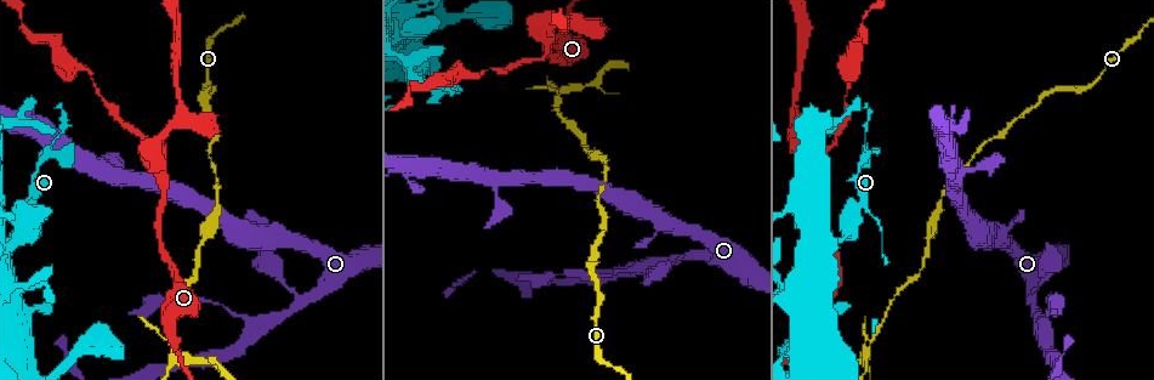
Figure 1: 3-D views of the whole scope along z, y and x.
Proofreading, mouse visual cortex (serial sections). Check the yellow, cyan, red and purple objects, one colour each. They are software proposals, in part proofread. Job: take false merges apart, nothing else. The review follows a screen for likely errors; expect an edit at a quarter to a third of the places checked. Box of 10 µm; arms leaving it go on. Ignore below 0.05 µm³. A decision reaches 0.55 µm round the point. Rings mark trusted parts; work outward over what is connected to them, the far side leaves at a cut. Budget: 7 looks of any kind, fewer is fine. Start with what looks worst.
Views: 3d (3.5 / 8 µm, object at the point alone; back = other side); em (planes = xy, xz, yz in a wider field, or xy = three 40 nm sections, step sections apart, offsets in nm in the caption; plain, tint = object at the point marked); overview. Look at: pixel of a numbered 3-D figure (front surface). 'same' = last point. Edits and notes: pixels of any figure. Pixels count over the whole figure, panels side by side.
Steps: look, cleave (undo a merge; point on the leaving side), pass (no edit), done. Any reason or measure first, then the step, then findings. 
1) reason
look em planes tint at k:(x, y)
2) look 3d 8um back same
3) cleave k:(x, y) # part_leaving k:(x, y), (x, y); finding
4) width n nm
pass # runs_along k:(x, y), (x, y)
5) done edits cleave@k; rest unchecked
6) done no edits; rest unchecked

a fork
look 3d 8um at 1:(866, 352)

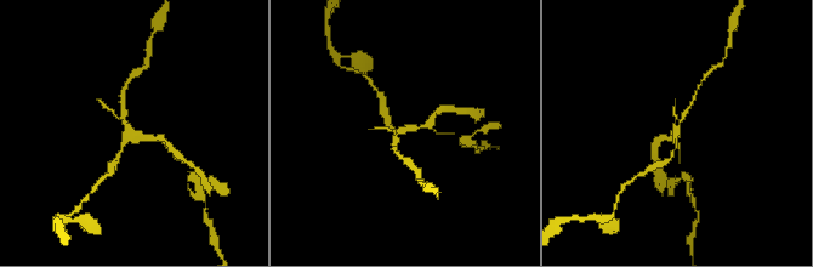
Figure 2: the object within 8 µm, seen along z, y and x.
zoom in
look 3d 3.5um same

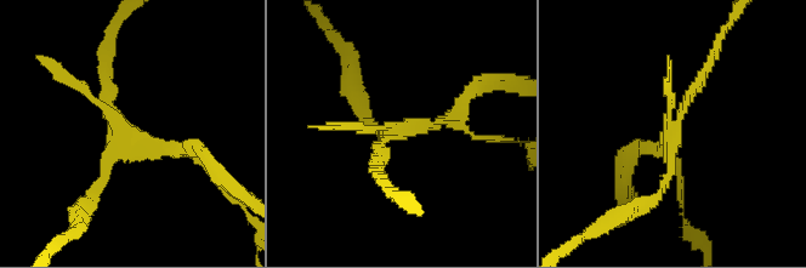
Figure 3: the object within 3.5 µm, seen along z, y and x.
cleave 3:(442, 119) # part_leaving 3:(402, 129), (447, 120), (492, 83); two cells meet here

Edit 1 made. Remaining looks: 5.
see it whole again
look overview

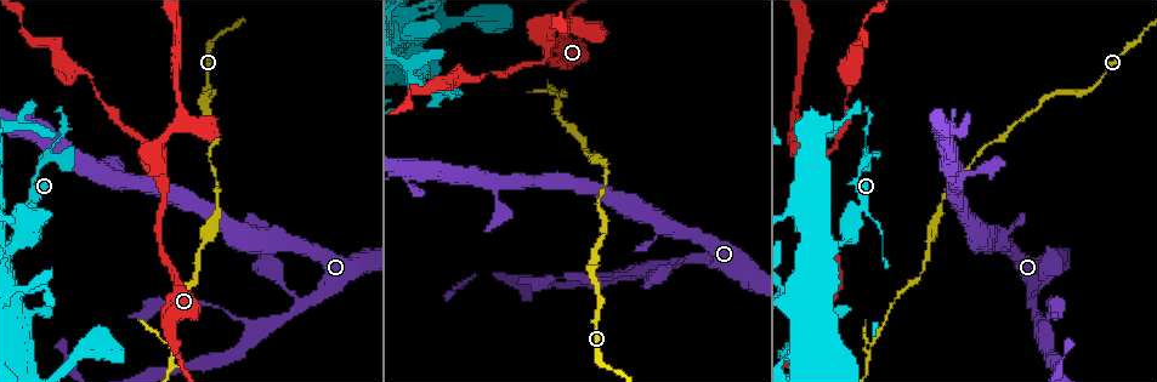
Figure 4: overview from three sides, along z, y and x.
branch point
look 3d 3.5um back at 4:(543, 41)

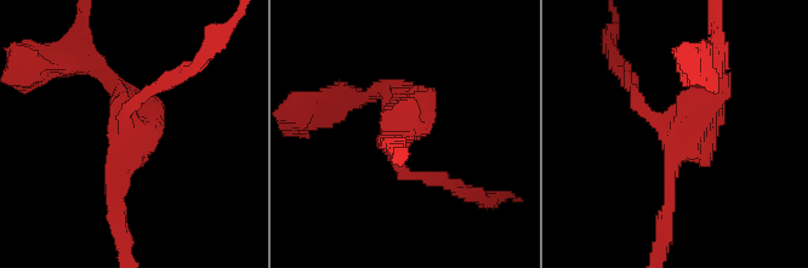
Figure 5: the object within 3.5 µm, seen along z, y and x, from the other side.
now the EM
look em xy step 5 tint at 5:(399, 130)

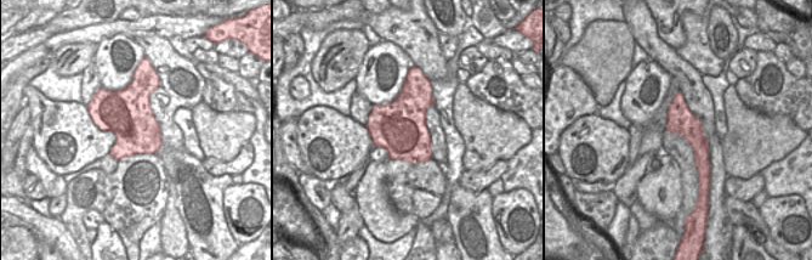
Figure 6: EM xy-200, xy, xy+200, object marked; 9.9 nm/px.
pass # runs_along 6:(677, 96), (703, 175); one cell here

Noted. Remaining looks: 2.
sharp bend
look 3d 3.5um at 4:(873, 218)

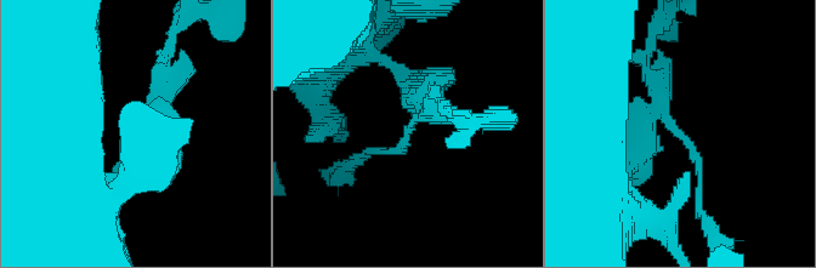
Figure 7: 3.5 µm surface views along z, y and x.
now the EM
look em planes tint at 7:(413, 128)

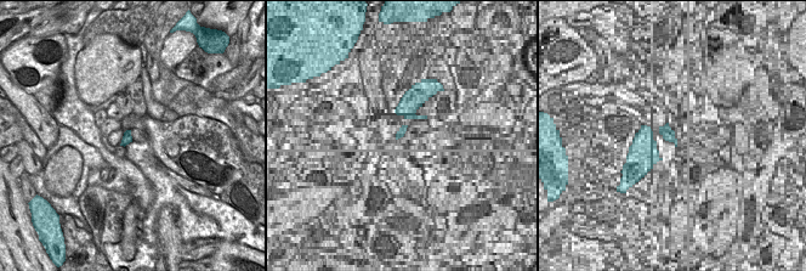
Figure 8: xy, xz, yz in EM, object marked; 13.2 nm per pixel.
pass # runs_along 7:(183, 66), (139, 121), (105, 197); continuous, no second cell

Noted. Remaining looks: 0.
done edits cleave@3; rest unchecked

